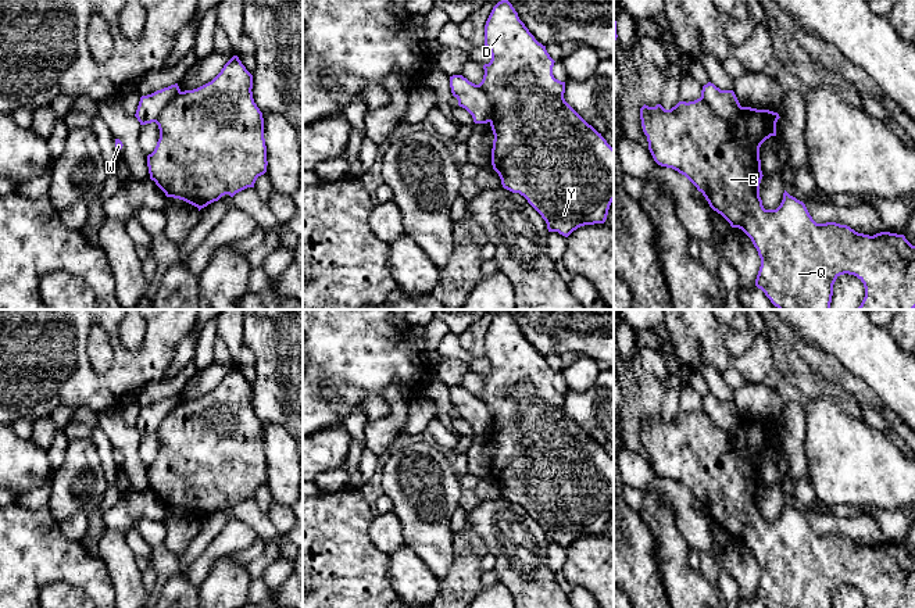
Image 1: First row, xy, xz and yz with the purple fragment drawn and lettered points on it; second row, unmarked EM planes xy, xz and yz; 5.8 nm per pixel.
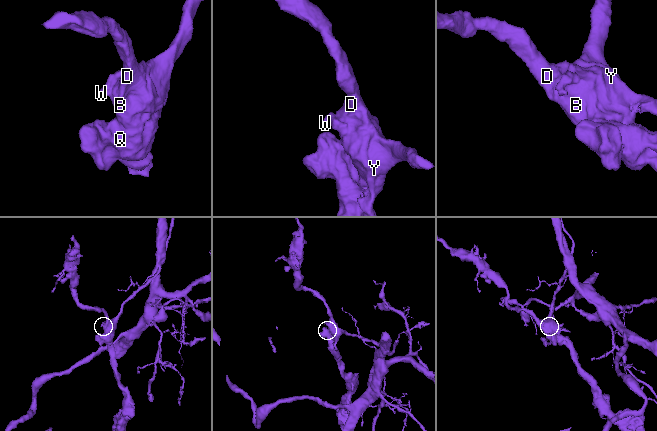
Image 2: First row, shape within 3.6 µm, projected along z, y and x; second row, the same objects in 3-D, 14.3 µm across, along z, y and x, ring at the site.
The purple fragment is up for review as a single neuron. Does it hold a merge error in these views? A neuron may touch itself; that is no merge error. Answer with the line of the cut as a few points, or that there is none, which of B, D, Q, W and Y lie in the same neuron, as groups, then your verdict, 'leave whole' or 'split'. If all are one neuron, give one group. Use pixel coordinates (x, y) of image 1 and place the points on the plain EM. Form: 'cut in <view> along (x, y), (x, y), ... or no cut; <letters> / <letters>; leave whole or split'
cut in yz along (701, 407), (708, 418), (721, 429), (733, 429), (742, 418); B D Q Y / W; split

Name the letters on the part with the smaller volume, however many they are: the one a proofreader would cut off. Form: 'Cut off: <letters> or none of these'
Cut off: W

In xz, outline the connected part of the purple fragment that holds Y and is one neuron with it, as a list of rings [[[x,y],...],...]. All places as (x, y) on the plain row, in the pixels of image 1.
[[[507,310],[493,318],[486,332],[485,357],[490,361],[492,371],[483,376],[485,386],[478,397],[489,405],[493,419],[492,476],[503,498],[523,507],[546,532],[548,543],[568,548],[580,537],[604,534],[614,512],[614,459],[565,412],[565,393],[553,386],[555,372]]]

